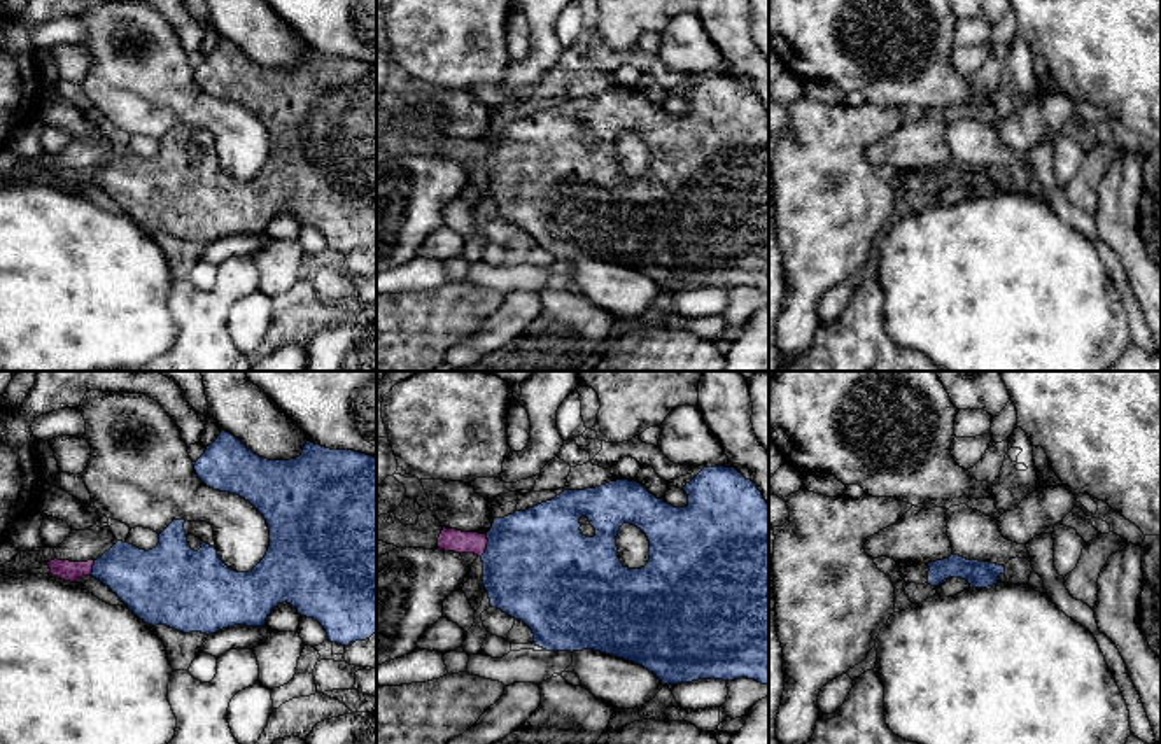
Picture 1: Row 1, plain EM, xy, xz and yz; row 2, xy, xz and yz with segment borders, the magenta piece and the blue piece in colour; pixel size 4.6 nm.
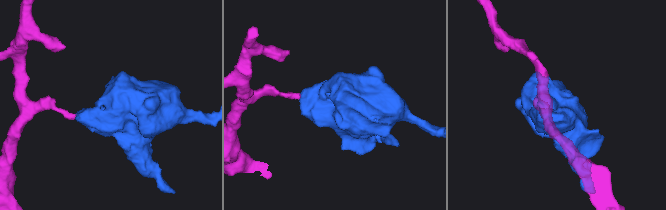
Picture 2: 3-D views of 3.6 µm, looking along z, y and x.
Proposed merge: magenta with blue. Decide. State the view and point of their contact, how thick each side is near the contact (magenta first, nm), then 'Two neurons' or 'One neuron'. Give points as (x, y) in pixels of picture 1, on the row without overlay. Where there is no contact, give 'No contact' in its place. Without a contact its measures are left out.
Touches magenta at xz (485, 153). Thickness 110 nm (magenta) against 480 nm. Two neurons

